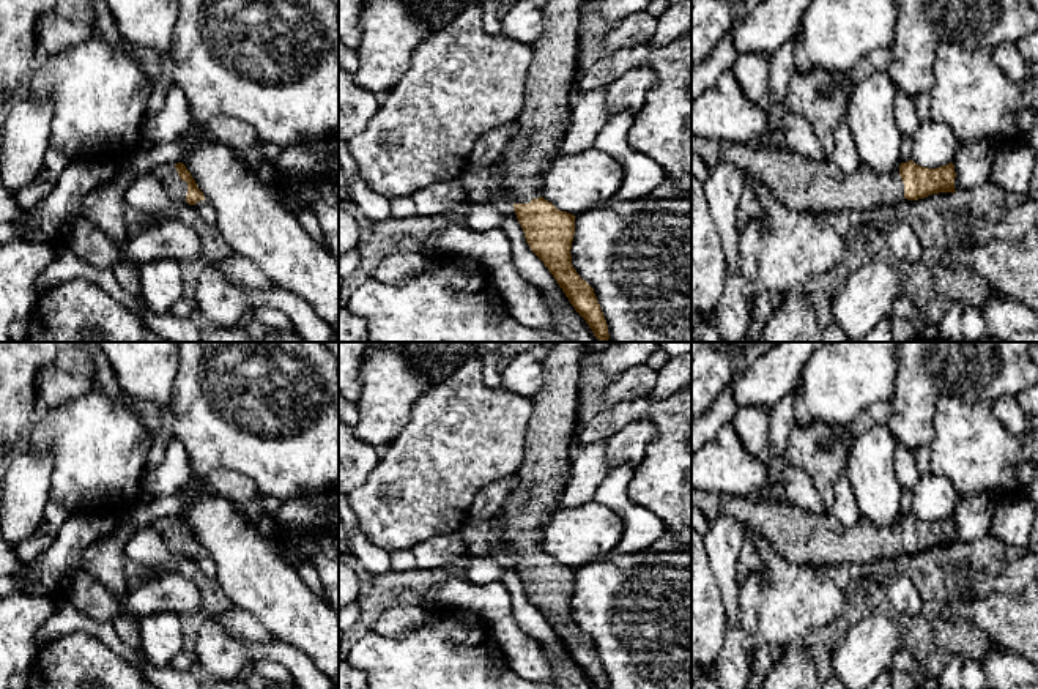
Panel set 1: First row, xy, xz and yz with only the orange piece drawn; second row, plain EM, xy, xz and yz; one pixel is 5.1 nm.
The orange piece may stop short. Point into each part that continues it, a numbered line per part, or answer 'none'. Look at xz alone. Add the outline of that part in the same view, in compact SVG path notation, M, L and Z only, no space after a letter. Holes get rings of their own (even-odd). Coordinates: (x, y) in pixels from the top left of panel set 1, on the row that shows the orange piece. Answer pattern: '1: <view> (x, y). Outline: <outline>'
1: xz (548, 92). Outline: M548 0L540 8L543 30L531 44L532 61L518 131L502 155L507 192L515 203L540 197L539 175L562 153L576 84L583 2Z

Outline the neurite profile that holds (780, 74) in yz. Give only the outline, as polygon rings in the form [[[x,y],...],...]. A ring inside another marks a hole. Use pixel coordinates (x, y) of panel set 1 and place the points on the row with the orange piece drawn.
[[[789,39],[770,55],[769,71],[770,102],[784,102],[792,76],[794,76],[794,41]]]

